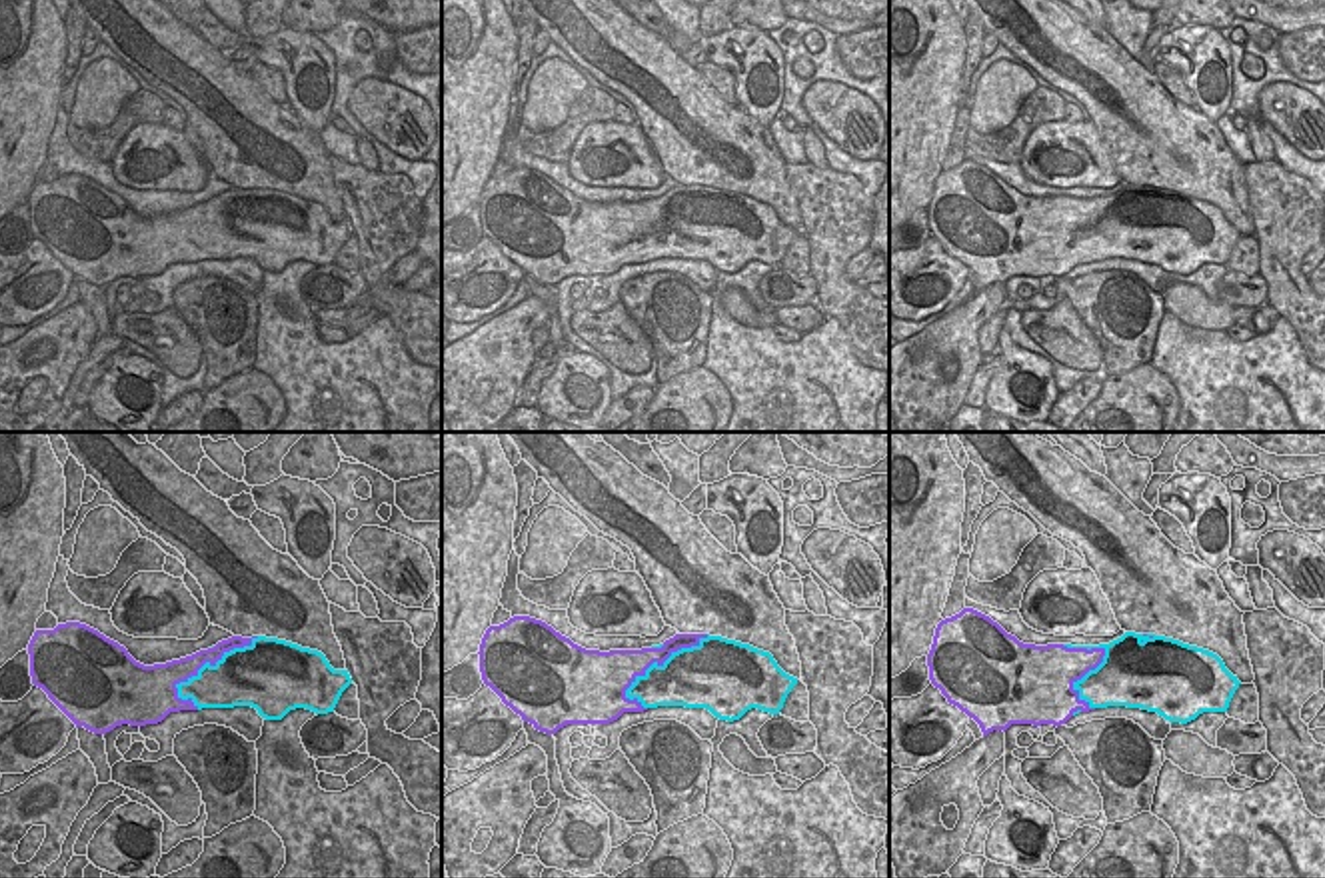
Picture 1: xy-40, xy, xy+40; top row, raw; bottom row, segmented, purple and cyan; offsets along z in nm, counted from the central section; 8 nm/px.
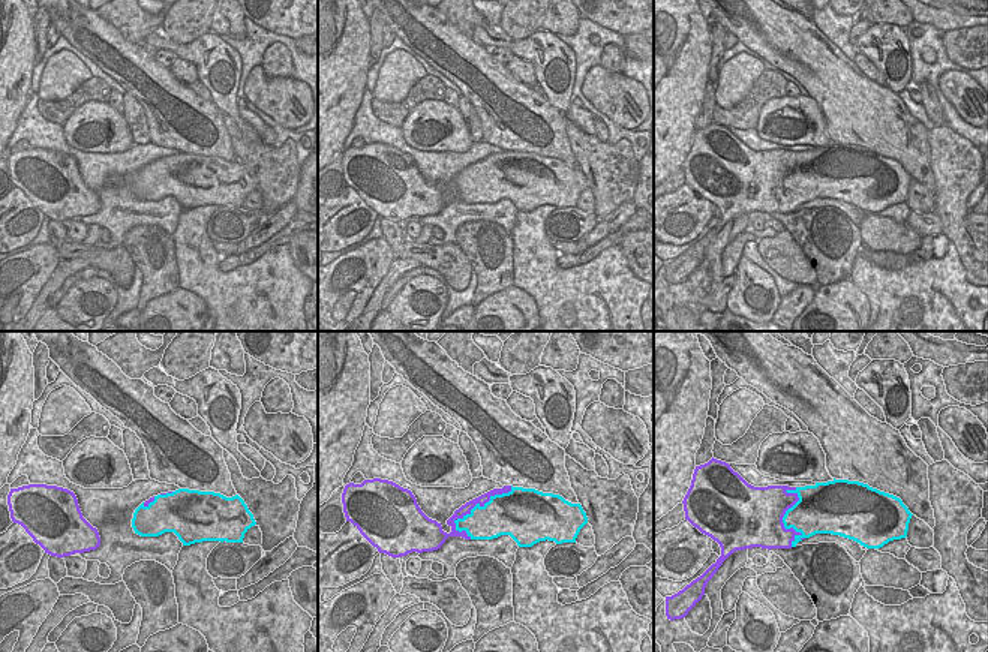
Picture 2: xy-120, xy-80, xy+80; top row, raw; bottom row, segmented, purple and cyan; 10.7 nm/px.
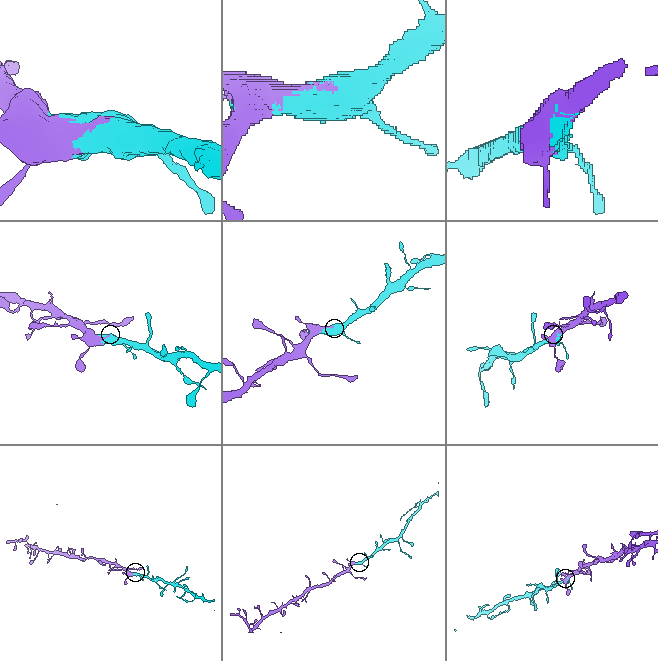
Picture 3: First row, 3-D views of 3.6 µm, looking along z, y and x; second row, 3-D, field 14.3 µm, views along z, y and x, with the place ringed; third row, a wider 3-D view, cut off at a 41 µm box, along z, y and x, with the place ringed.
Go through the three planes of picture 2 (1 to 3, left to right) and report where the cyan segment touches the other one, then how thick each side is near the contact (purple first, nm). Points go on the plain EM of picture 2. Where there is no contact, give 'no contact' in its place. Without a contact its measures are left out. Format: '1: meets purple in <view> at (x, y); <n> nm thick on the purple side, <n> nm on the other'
1: meets purple in xy-120 at (149, 167); 60 nm thick on the purple side, 420 nm on the other
2: meets purple in xy-80 at (480, 170); 120 nm thick on the purple side, 400 nm on the other
3: meets purple in xy+80 at (781, 185); 500 nm thick on the purple side, 340 nm on the other

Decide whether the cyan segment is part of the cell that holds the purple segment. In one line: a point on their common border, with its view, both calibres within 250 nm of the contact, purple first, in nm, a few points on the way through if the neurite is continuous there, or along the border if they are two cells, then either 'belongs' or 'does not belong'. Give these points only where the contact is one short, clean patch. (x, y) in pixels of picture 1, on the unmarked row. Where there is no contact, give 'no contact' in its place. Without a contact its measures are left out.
contact xy-40 (212, 216); calibres 170 and 440 nm; belongs

